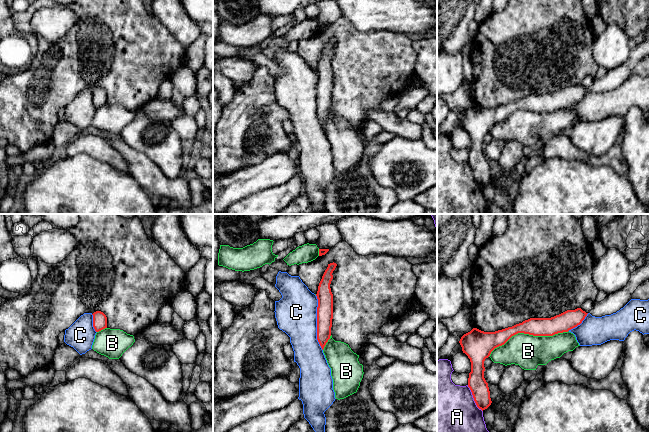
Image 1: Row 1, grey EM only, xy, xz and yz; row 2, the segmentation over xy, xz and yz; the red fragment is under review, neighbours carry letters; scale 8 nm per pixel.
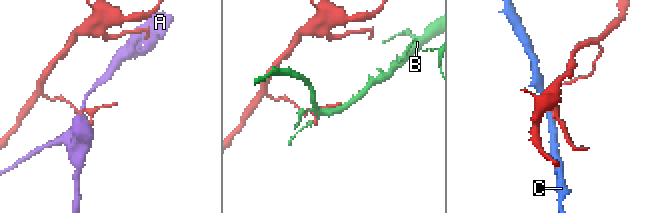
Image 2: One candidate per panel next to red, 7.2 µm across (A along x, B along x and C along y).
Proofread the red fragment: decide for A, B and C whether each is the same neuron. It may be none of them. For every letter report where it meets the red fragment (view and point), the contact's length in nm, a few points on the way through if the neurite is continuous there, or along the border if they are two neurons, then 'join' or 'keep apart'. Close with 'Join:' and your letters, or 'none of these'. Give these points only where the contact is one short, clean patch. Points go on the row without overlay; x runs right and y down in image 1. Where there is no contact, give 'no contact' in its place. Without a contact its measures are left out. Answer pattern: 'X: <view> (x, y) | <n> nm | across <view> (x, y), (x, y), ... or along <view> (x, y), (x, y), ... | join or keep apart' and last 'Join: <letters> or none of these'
A: yz (473, 173) | 240 nm | keep apart
B: yz (527, 109) | 700 nm | keep apart
C: xz (317, 99) | 460 nm | keep apart
Join: none of these

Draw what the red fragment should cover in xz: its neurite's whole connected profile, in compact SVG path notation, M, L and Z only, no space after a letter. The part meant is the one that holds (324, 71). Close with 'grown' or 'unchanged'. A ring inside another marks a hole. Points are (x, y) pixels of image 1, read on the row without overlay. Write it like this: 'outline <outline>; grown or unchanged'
outline M328 40L322 55L318 62L317 75L317 116L322 124L324 125L326 119L331 112L331 103L333 95L333 70L331 68L330 60L333 55L333 47L337 40Z; unchanged

